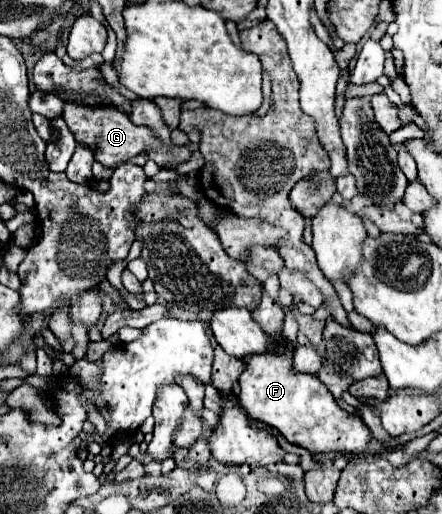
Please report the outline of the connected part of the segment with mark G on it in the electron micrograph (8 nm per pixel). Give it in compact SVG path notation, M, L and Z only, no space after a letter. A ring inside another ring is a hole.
M66 101L64 103L64 117L70 125L70 131L78 137L78 143L86 143L94 149L96 145L96 161L100 161L104 167L118 167L126 163L128 159L148 153L148 151L158 151L164 147L162 139L154 135L154 129L150 127L138 127L134 125L126 113L122 113L114 105L80 105L76 101Z

